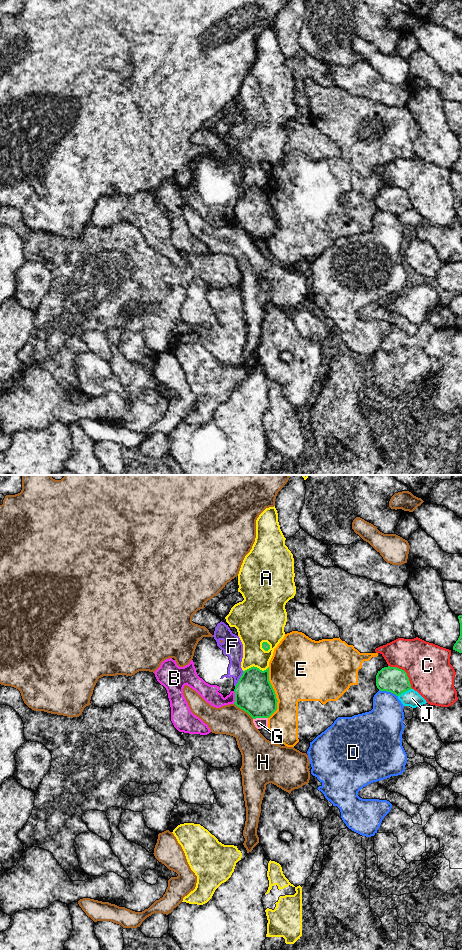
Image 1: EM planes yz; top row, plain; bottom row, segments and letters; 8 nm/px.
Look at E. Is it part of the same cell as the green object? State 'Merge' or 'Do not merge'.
Do not merge

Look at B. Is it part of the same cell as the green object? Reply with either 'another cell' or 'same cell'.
another cell

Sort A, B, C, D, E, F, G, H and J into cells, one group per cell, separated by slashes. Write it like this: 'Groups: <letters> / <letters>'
Groups: A / B F / C / D / E / G / H / J

